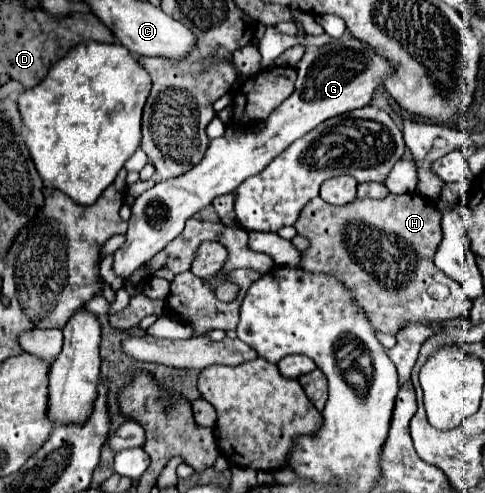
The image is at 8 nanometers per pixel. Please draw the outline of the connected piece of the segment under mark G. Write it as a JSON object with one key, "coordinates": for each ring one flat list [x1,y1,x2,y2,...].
{"coordinates":[[349,38,347,42,333,40,327,46,309,46,301,62,297,64,297,82,295,92,273,110,273,114,263,122,261,132,253,132,251,128,237,128,229,124,221,138,211,140,203,160,183,176,157,182,151,190,143,192,133,208,129,218,129,232,125,244,115,252,113,270,121,278,129,278,139,266,149,262,161,248,165,248,175,236,183,232,185,222,207,208,217,196,233,192,241,180,263,172,269,162,279,156,293,140,311,132,317,124,351,112,355,108,363,108,369,104,375,88,393,72,391,64,375,54,365,42]]}

